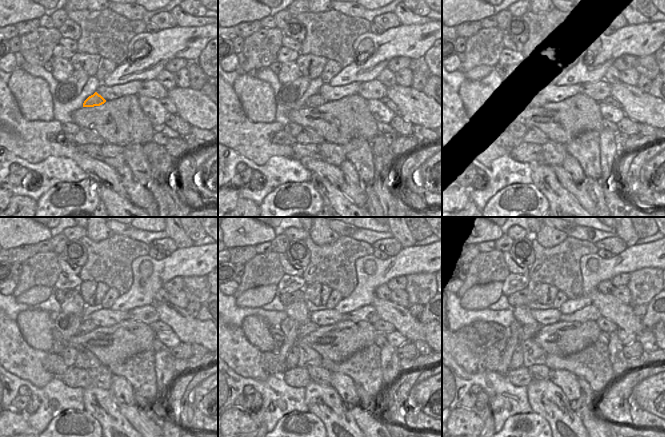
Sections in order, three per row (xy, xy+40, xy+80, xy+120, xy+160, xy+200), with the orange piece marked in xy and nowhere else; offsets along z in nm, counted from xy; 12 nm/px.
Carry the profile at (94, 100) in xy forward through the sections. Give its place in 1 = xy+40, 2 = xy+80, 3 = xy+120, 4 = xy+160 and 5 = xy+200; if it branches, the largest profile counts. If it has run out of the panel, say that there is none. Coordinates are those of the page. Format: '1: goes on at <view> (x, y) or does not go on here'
1: goes on at xy+40 (316, 100)
2: goes on at xy+80 (537, 101)
3: goes on at xy+120 (87, 325)
4: goes on at xy+160 (306, 328)
5: goes on at xy+200 (524, 332)

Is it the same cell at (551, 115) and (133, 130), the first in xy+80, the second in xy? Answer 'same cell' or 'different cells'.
same cell

